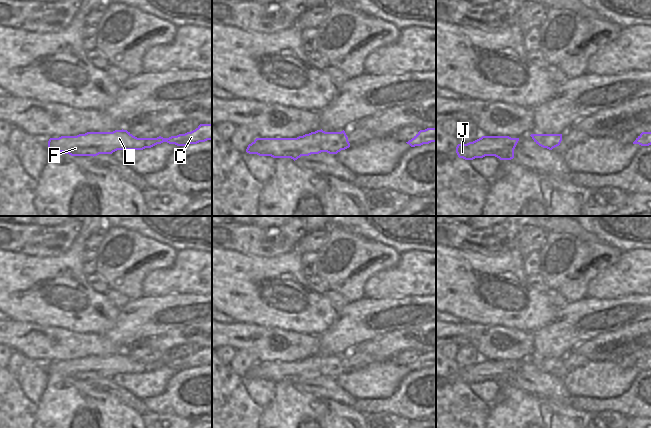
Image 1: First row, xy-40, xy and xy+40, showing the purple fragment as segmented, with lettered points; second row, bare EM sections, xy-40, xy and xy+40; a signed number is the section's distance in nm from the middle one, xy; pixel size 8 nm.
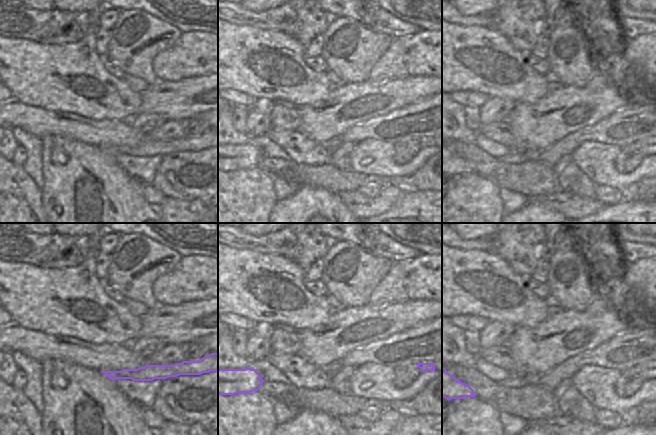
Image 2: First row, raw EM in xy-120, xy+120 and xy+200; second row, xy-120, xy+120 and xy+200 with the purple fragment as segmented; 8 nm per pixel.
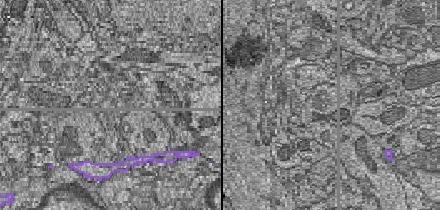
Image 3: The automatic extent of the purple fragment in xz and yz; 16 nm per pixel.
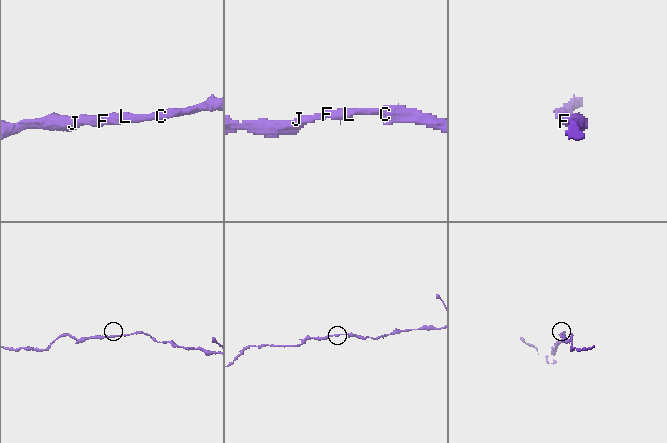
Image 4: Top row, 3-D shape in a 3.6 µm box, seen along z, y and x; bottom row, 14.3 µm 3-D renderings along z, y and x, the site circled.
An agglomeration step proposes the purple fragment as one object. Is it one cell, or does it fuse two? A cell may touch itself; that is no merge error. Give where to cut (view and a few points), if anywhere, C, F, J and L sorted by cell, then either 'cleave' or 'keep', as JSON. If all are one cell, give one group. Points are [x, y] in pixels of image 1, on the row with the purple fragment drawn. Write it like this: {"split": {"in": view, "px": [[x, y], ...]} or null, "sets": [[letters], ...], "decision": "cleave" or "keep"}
{"split": null, "sets": [["C", "F", "J", "L"]], "decision": "keep"}

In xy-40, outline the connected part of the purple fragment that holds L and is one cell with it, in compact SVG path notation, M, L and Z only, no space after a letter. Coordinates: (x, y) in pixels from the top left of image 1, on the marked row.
M212 123L200 124L195 130L169 138L137 138L127 130L113 132L87 132L77 136L50 138L48 150L57 150L71 156L97 156L112 154L117 150L143 150L167 142L187 146L212 140Z

